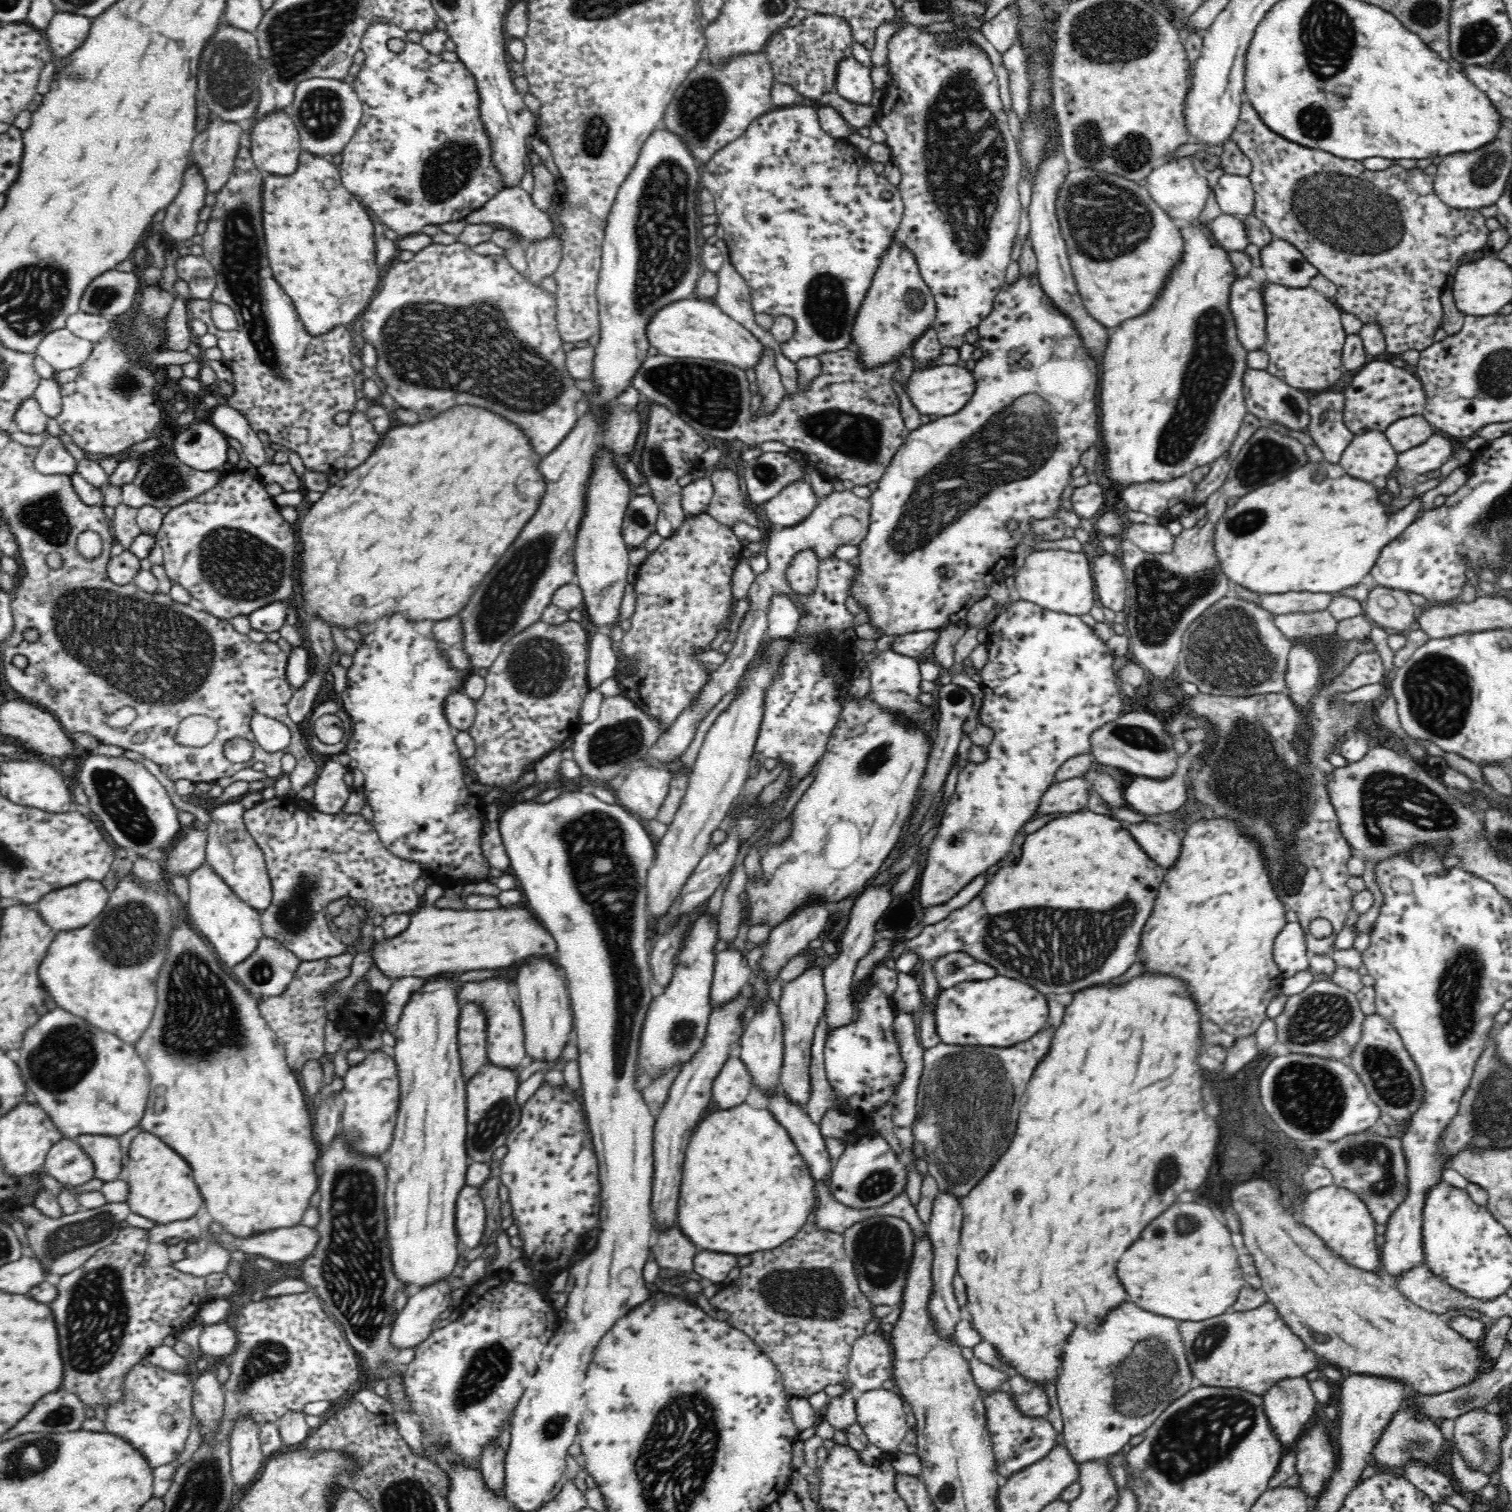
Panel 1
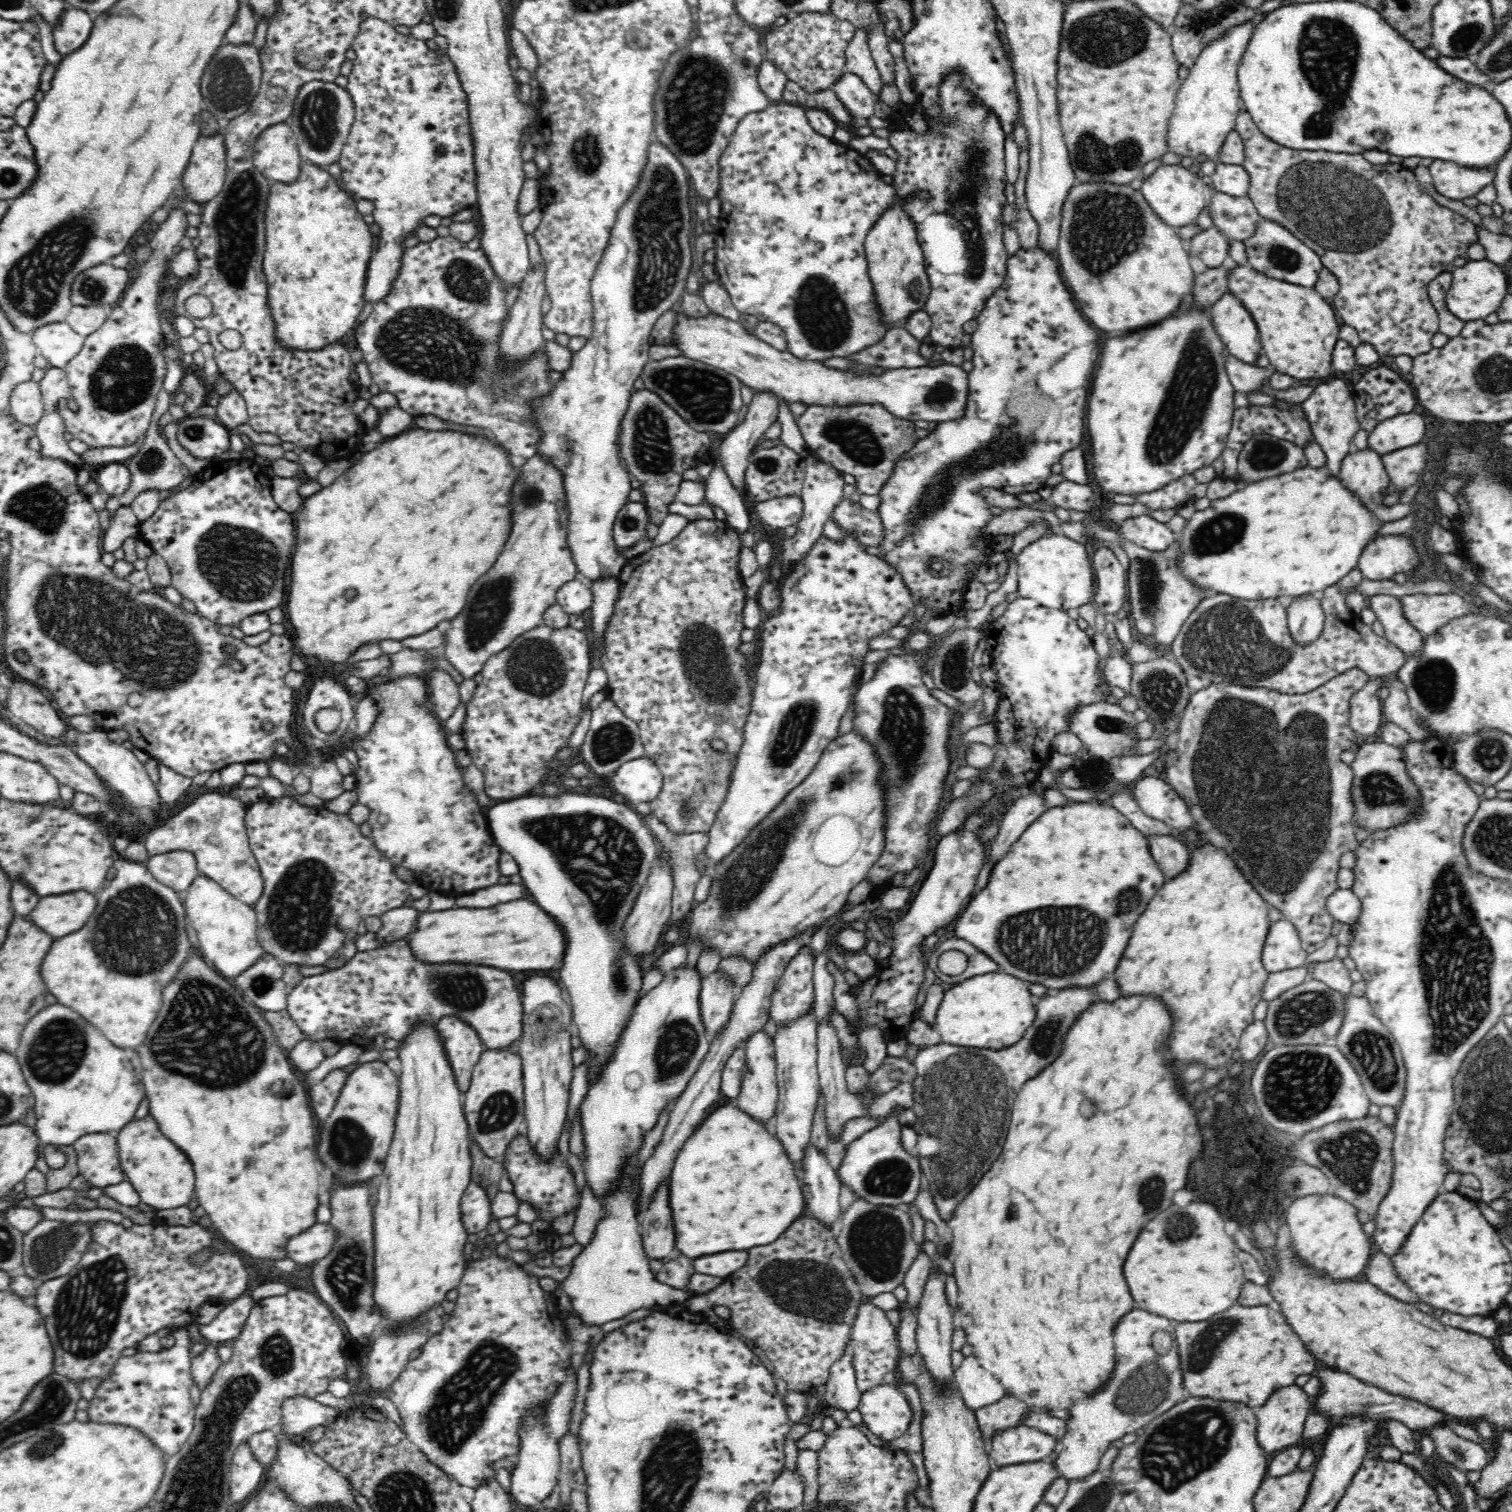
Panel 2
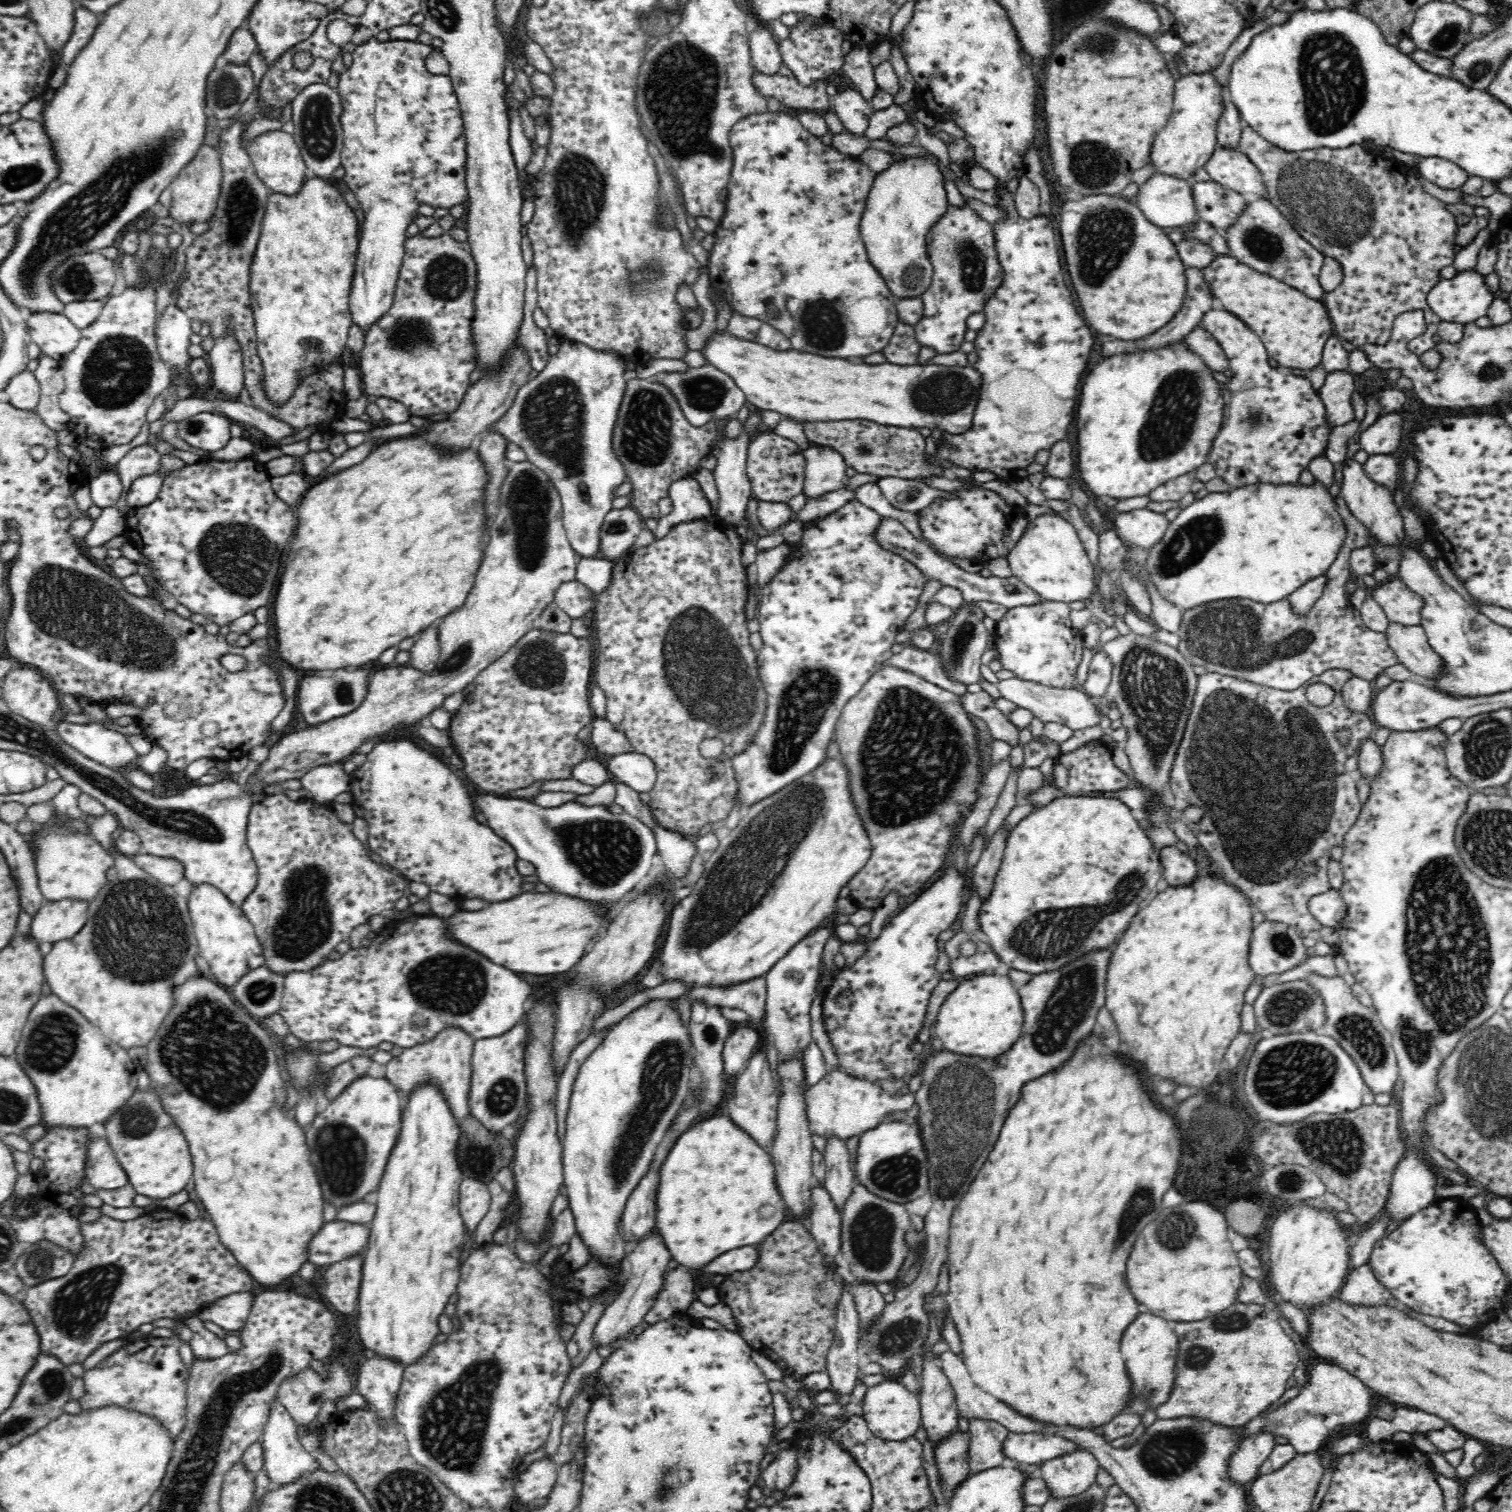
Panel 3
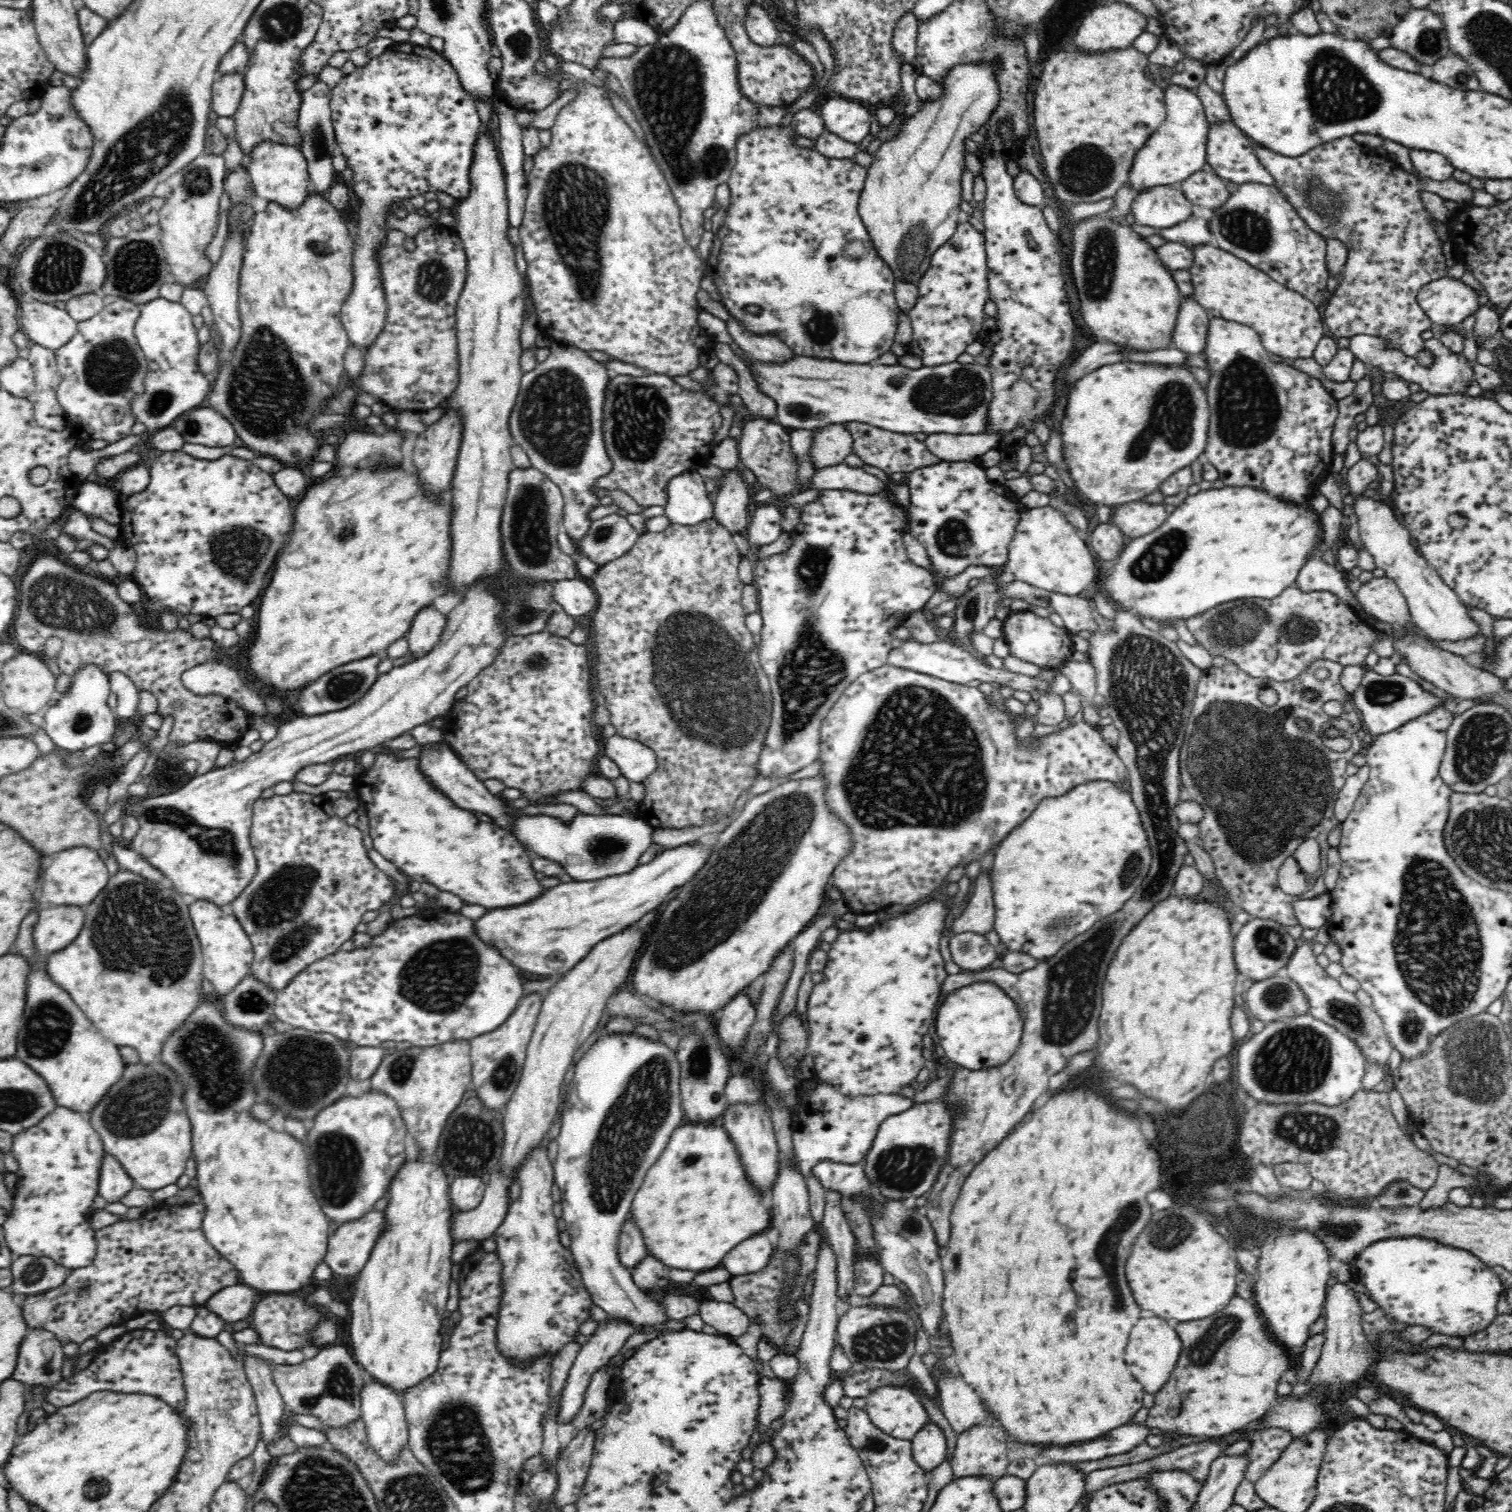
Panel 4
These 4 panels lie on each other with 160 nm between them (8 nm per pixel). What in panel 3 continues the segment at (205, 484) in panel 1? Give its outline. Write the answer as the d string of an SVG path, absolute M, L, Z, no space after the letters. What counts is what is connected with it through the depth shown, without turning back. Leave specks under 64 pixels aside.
M146 442L140 446L132 448L126 455L116 463L116 472L122 479L122 496L115 504L122 515L129 513L128 491L131 484L141 476L159 475L162 459L160 453L156 451L154 444Z

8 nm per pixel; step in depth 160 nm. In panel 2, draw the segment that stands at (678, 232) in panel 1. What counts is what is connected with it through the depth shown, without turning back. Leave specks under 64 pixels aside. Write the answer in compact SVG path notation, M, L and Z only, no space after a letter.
M653 140L648 148L648 161L641 172L634 194L626 200L616 216L616 222L608 236L608 246L593 274L590 290L593 305L593 333L584 347L573 354L570 368L564 378L555 384L553 391L536 406L537 426L543 432L539 454L547 458L563 472L565 493L568 499L567 544L571 550L577 571L591 583L598 579L622 576L628 559L614 541L614 524L620 510L629 502L632 477L624 470L620 460L619 434L634 382L640 378L650 358L648 349L652 345L650 332L656 320L682 300L686 282L692 272L692 244L690 244L690 181L686 167L676 155L660 141Z

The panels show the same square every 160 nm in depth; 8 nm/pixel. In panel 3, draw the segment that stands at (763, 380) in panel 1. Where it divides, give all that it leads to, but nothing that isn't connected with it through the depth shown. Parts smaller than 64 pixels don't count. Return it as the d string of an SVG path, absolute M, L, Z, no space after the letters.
M758 408L750 412L748 418L743 422L741 431L736 438L726 438L718 441L714 446L712 455L716 458L716 468L713 470L716 486L718 488L720 502L719 519L727 524L738 523L747 519L748 502L751 501L753 494L750 479L747 477L746 461L748 456L748 445L750 441L758 436L760 424L763 422L763 410Z

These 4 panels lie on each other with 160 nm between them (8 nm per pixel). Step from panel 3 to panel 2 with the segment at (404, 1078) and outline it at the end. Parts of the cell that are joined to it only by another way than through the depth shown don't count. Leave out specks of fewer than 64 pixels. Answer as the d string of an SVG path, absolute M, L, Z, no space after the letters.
M458 1016L440 1018L437 1029L444 1038L446 1055L458 1088L462 1091L461 1101L464 1103L464 1094L470 1086L473 1068L484 1054L485 1046L476 1030Z

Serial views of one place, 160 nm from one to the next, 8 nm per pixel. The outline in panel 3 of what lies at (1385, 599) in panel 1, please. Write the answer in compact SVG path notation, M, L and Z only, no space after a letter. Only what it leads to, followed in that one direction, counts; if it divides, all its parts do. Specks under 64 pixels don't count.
M1390 622L1384 633L1386 634L1388 645L1396 653L1399 663L1408 668L1410 672L1418 674L1418 676L1424 676L1424 678L1434 678L1434 676L1440 674L1442 659L1429 646L1428 638L1422 625L1404 626L1398 622Z

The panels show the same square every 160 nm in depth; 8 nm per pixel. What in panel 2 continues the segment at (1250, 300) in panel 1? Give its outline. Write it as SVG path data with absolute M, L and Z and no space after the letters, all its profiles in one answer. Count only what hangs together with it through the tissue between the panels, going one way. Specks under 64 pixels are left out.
M1232 290L1211 306L1211 317L1229 354L1248 364L1255 364L1261 351L1258 327Z

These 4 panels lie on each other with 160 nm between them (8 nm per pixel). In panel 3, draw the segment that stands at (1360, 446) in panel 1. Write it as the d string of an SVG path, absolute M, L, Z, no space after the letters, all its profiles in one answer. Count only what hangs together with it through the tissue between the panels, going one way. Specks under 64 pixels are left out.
M1346 459L1341 465L1342 482L1340 496L1346 502L1351 514L1374 535L1374 542L1384 545L1394 545L1404 540L1404 517L1402 506L1395 502L1393 488L1380 484L1369 477L1363 464L1354 459Z

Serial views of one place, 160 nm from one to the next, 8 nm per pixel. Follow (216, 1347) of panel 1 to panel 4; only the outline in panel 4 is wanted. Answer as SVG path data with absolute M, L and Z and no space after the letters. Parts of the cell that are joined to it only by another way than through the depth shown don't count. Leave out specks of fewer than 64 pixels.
M240 1282L219 1290L203 1306L222 1321L234 1323L249 1318L256 1300L256 1289Z

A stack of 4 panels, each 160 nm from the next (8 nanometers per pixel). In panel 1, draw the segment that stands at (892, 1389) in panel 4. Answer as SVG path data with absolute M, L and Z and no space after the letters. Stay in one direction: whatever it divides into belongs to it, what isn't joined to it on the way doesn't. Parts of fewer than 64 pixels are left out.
M878 1389L857 1393L857 1423L862 1425L869 1442L878 1446L885 1455L896 1454L908 1432L904 1403L897 1390Z

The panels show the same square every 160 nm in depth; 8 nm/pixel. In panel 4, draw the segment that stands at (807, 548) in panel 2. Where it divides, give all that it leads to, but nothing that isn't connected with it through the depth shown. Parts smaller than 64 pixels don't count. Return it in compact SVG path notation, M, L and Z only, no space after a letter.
M840 423L815 431L806 459L812 464L814 472L816 472L818 469L844 463L844 458L852 453L852 435Z

